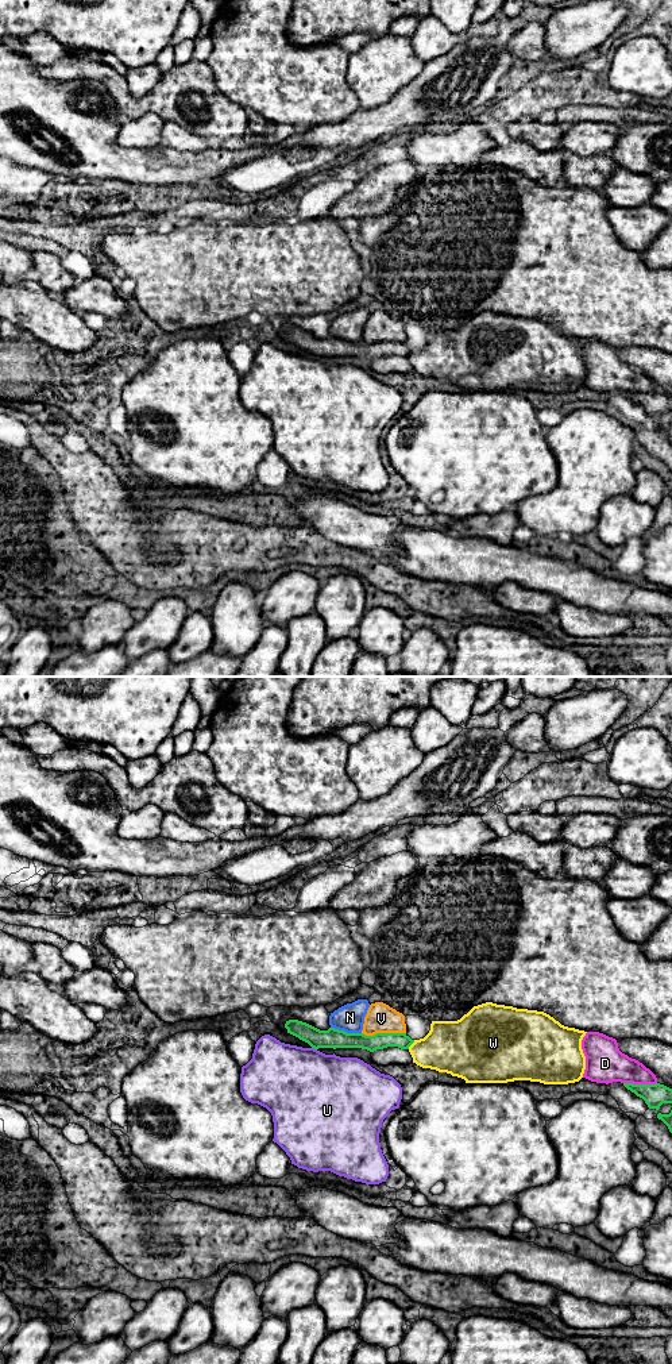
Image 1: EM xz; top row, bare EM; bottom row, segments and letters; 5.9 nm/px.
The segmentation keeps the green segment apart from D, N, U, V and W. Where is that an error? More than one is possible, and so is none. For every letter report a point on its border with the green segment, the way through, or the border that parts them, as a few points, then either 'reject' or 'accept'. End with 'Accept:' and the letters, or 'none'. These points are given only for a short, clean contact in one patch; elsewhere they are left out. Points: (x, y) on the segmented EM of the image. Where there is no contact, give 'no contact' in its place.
D: xz (640, 1085) | reject
N: xz (346, 1032) | reject
U: xz (315, 1048) | reject
V: xz (383, 1033) | reject
W: xz (412, 1043) | reject
Accept: none

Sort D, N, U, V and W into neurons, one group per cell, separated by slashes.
D N V / U / W

